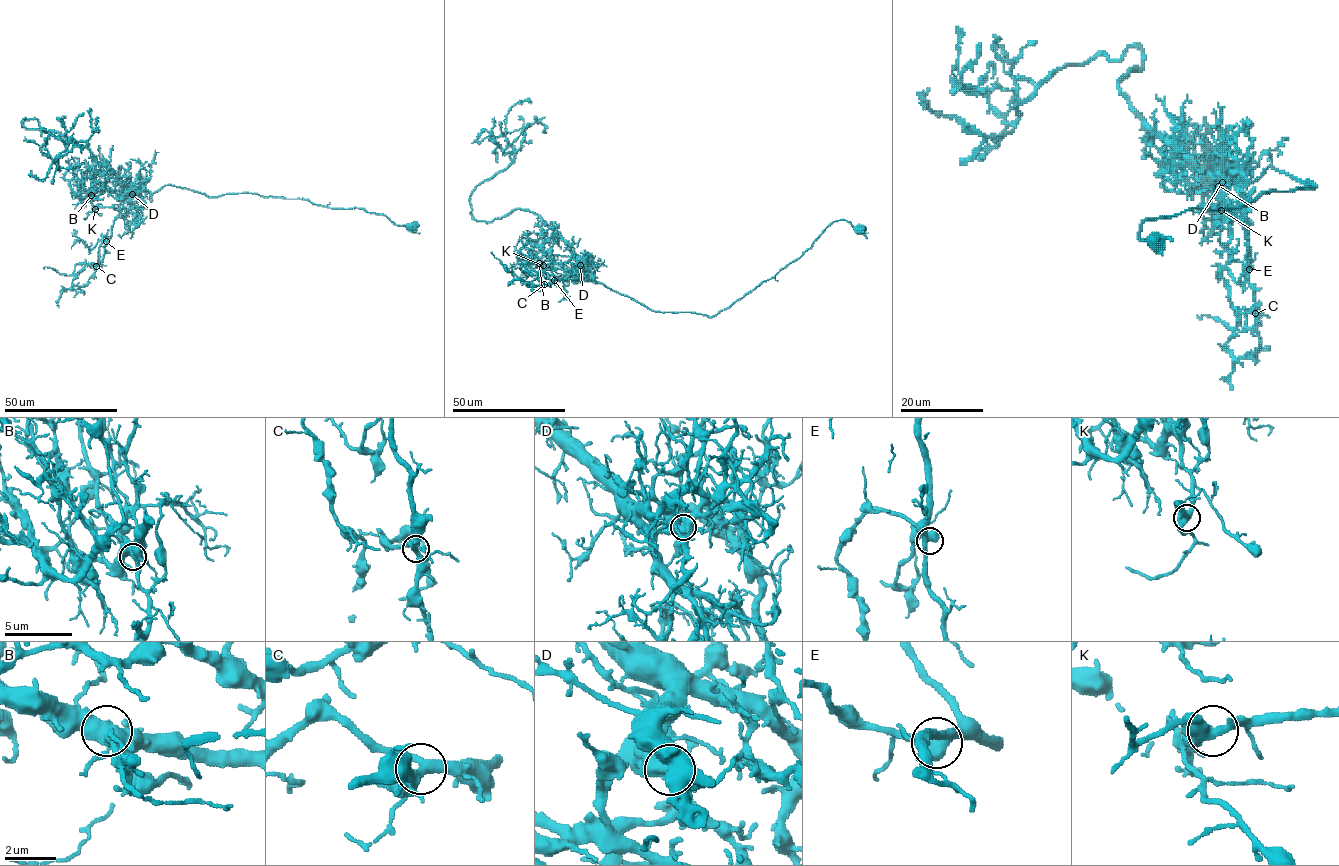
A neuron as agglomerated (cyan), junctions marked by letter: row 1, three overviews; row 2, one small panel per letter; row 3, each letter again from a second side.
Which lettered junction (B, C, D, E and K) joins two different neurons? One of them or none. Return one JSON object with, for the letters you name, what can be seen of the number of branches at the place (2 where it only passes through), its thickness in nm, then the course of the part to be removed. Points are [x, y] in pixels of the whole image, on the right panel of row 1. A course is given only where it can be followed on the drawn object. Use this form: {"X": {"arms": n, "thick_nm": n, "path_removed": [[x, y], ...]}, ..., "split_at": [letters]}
{"D": {"arms": 4, "thick_nm": 550, "path_removed": [[1221, 183], [1121, 94], [1140, 46], [1061, 67], [997, 138], [935, 114], [922, 95], [924, 108]]}, "split_at": ["D"]}

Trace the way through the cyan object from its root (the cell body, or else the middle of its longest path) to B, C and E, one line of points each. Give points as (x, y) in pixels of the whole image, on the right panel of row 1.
B: (1156, 242), (1139, 238), (1144, 221), (1315, 187), (1273, 167), (1255, 180), (1223, 175), (1218, 186)
C: (1156, 242), (1139, 238), (1144, 221), (1310, 181), (1273, 167), (1233, 179), (1255, 313)
E: (1156, 242), (1139, 238), (1144, 221), (1310, 181), (1273, 167), (1233, 179), (1249, 269)

